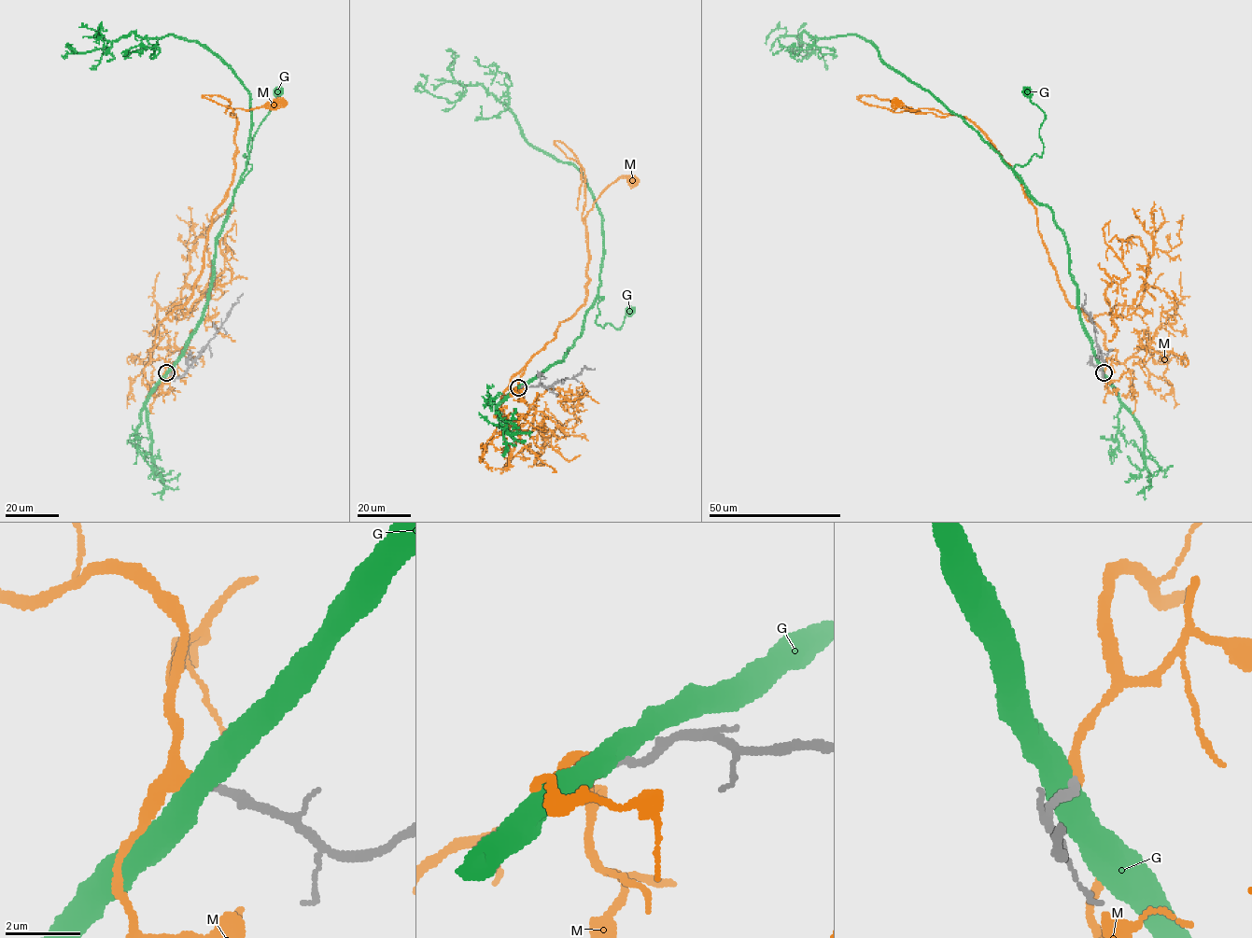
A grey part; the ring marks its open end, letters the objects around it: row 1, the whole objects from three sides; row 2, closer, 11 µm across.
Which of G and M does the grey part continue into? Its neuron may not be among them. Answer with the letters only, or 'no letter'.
M

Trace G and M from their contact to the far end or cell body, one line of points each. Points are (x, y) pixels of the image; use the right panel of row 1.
G: (1104, 372), (1080, 316), (1064, 233), (1013, 170), (1044, 150), (1045, 114), (1027, 91)
M: (1104, 372), (1116, 351), (1069, 302), (1019, 177), (974, 122), (936, 110), (893, 107), (896, 103)

